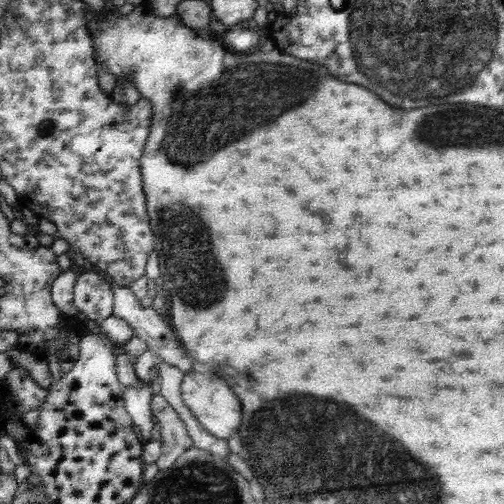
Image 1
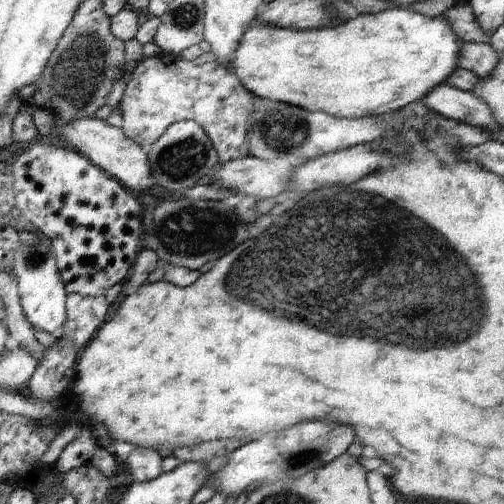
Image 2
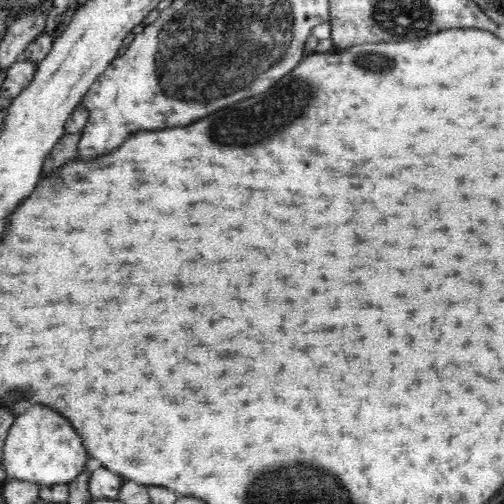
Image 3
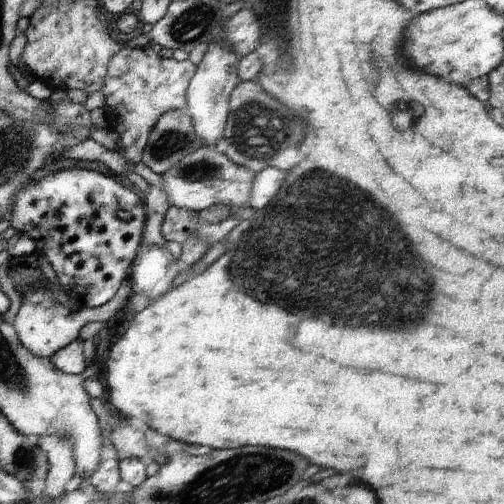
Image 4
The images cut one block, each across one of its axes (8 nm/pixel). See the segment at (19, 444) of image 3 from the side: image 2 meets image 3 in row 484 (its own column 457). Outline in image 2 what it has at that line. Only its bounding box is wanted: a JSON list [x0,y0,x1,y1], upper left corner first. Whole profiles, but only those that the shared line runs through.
[231,6,461,120]

